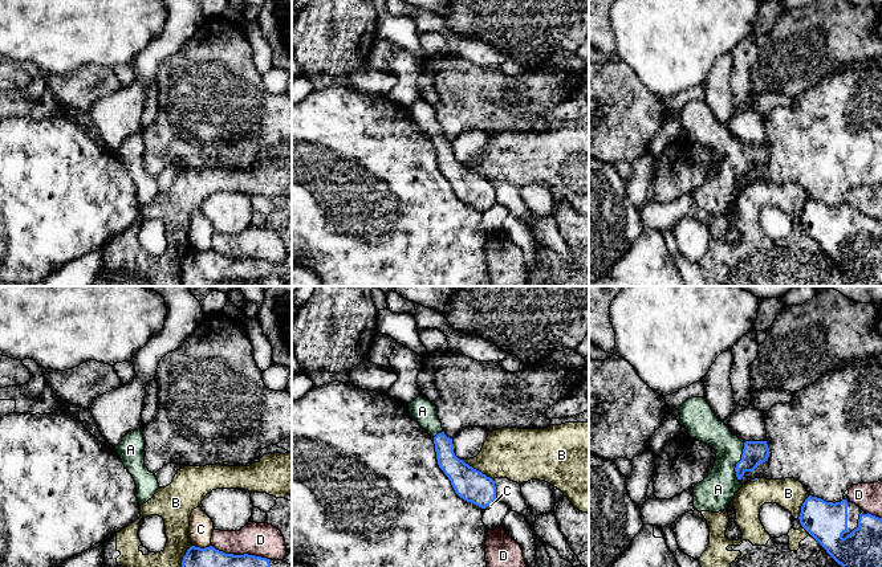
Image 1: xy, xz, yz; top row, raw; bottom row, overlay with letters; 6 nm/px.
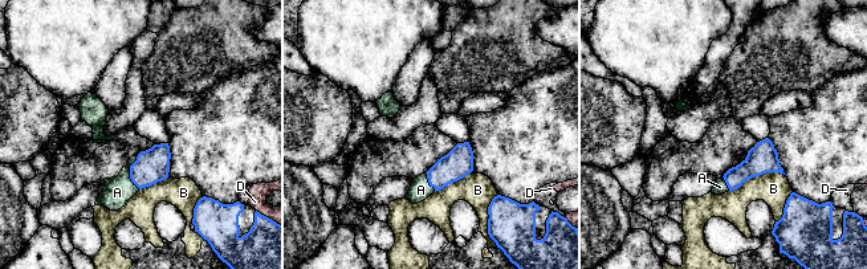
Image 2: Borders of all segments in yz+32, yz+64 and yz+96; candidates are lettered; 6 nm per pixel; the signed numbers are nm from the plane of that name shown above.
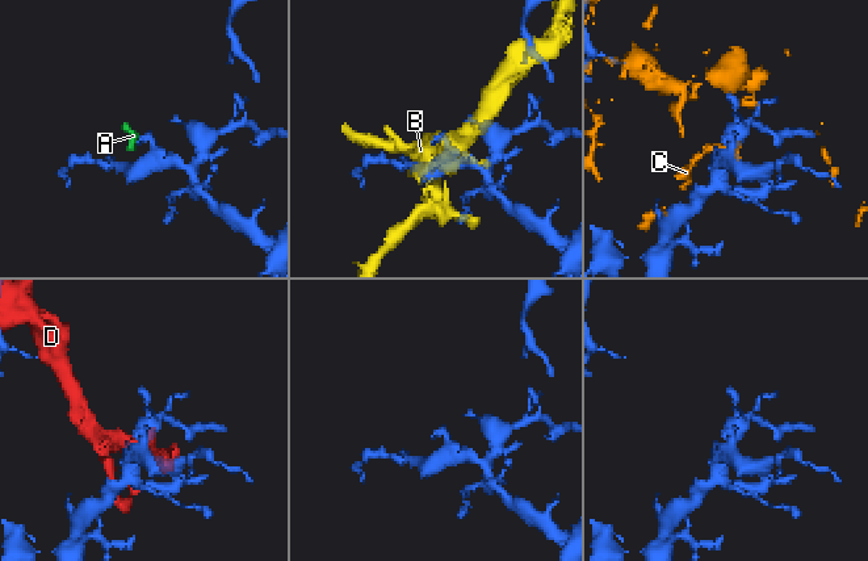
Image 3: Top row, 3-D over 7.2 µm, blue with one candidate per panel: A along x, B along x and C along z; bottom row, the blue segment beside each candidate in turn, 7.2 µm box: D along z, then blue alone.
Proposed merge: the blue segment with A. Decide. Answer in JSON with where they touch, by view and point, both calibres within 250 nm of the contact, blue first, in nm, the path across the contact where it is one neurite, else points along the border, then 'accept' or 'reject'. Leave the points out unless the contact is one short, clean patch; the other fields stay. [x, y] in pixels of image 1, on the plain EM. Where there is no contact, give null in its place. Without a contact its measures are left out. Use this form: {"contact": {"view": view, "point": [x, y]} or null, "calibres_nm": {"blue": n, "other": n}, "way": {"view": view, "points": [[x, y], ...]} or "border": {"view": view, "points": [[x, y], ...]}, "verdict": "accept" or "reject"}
{"contact": {"view": "yz", "point": [739, 164]}, "calibres_nm": {"blue": 140, "other": 220}, "way": {"view": "yz", "points": [[755, 155], [739, 164], [724, 179], [718, 192]]}, "verdict": "accept"}

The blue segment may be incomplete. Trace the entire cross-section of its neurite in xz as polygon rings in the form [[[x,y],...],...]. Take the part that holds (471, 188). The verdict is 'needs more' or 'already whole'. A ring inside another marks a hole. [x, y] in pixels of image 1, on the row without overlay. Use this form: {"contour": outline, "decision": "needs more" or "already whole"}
{"contour": [[[420,98],[407,109],[411,121],[434,142],[438,168],[455,196],[481,212],[493,207],[495,184],[455,159],[452,142],[443,135],[435,107]]], "decision": "needs more"}

